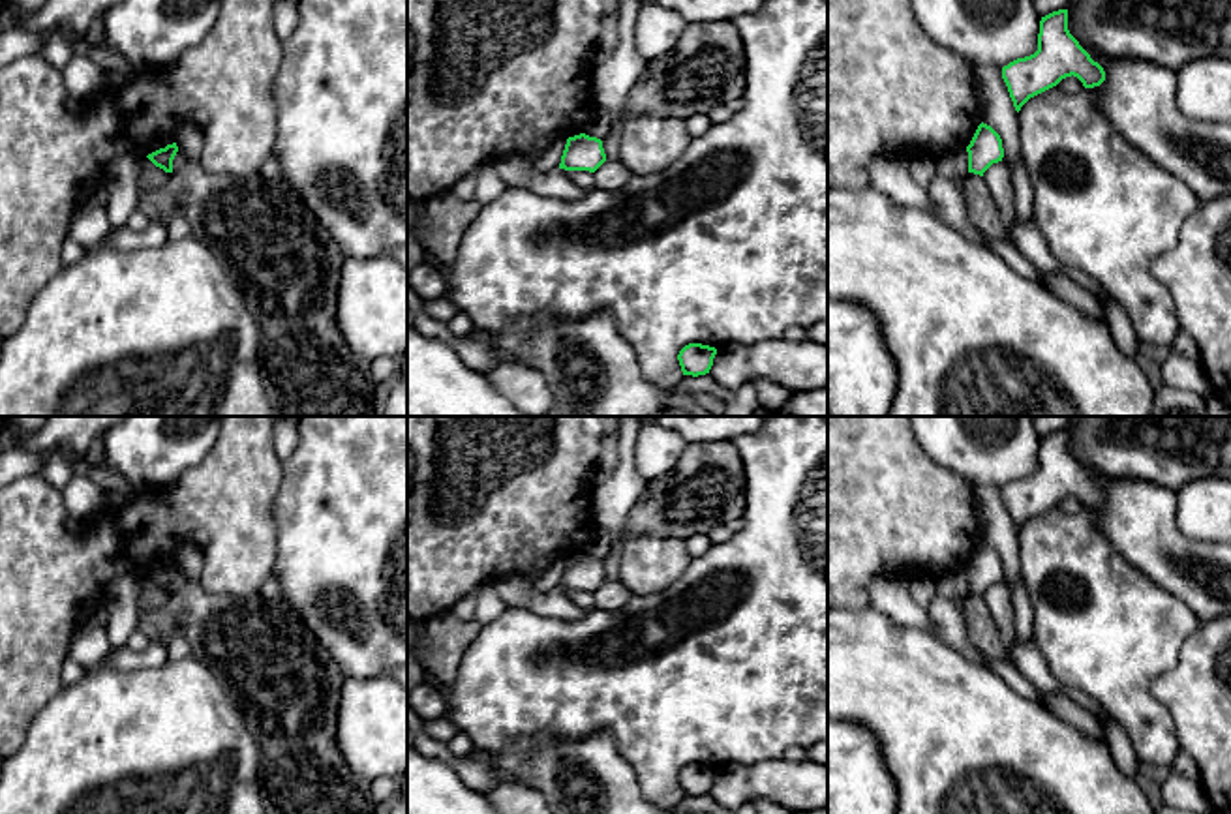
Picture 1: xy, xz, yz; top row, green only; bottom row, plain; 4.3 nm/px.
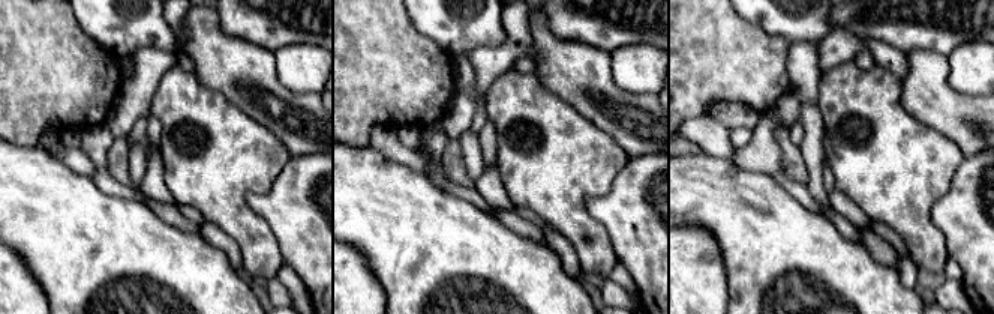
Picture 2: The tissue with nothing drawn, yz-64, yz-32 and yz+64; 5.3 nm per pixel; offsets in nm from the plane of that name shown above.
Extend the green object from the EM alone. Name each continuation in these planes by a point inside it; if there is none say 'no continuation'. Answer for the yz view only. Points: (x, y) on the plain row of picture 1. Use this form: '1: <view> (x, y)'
no continuation

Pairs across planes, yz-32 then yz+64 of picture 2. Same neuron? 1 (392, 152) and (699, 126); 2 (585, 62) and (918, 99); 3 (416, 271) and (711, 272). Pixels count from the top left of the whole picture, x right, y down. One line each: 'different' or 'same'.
1: same
2: same
3: different

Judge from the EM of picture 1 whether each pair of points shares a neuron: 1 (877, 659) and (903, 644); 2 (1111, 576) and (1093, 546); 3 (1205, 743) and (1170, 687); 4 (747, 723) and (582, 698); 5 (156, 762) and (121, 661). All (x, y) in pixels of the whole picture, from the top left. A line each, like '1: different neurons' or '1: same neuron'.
1: same neuron
2: same neuron
3: same neuron
4: same neuron
5: different neurons

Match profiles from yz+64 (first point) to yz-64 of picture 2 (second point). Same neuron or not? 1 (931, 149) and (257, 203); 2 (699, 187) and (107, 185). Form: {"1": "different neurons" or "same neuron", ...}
{"1": "different neurons", "2": "different neurons"}

